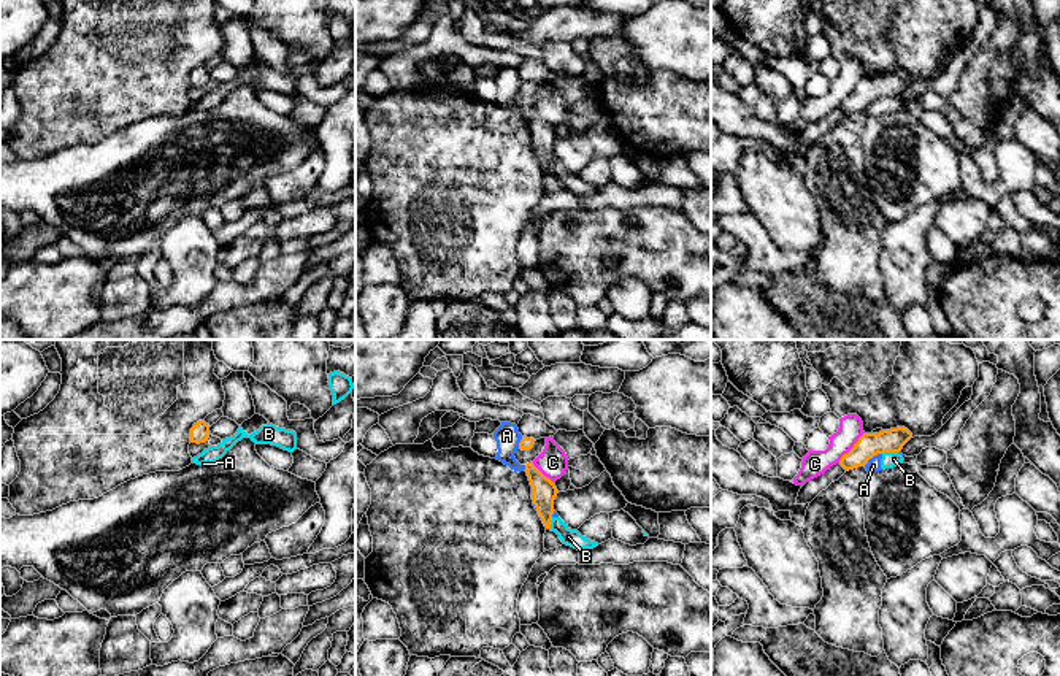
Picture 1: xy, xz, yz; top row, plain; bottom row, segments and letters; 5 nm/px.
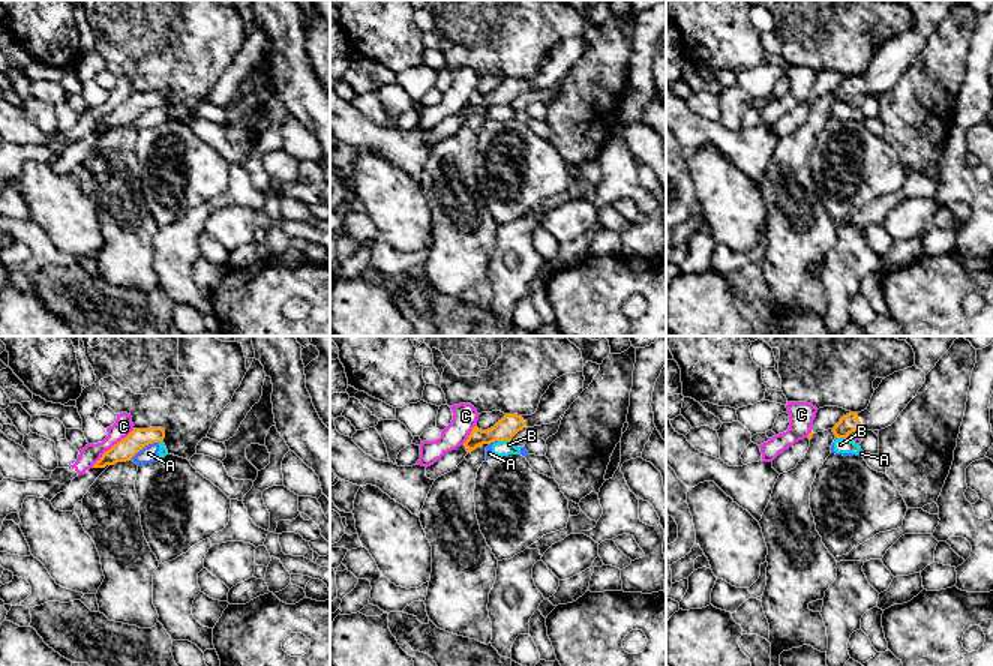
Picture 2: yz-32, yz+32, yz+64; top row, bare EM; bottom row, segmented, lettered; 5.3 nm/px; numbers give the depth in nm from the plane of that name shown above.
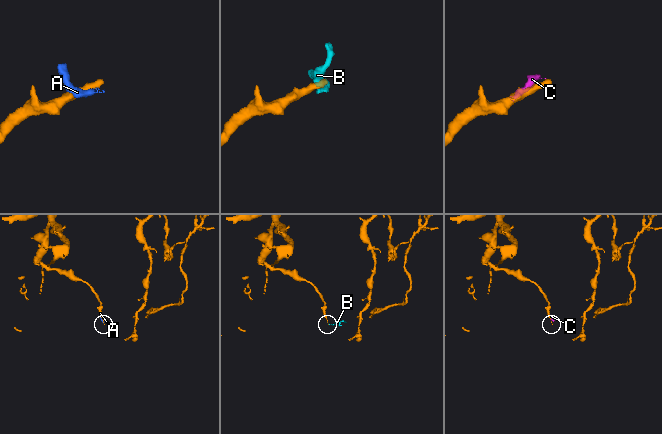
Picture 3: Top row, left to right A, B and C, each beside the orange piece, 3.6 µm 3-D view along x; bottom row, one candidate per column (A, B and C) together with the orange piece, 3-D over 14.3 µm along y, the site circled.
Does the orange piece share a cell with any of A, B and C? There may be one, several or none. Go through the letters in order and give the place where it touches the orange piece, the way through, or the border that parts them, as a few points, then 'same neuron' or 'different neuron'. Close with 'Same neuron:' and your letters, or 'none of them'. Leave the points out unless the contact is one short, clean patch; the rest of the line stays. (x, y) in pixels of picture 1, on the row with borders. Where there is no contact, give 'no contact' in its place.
A: contact yz (871, 457); different neuron
B: contact yz (889, 451); border yz (897, 451), (886, 451), (883, 454); different neuron
C: contact yz (852, 448); border yz (864, 432), (838, 462); different neuron
Same neuron: none of them

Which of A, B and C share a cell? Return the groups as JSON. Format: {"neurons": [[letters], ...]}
{"neurons": [["A", "B"], ["C"]]}

